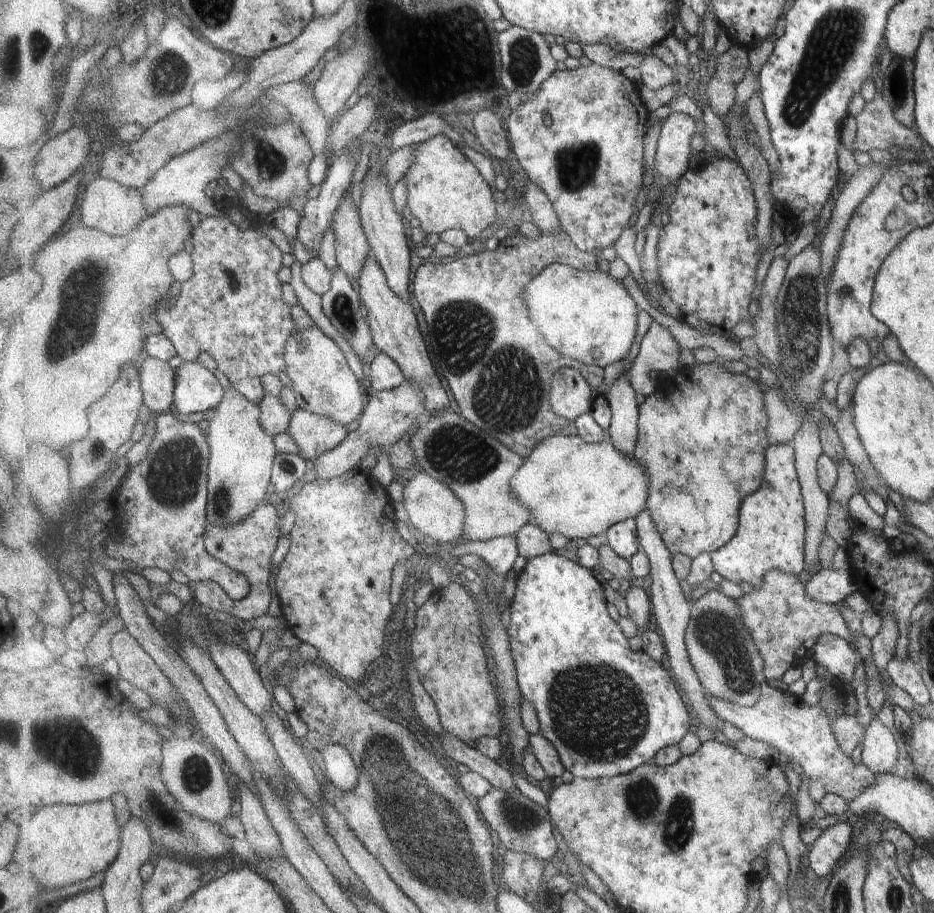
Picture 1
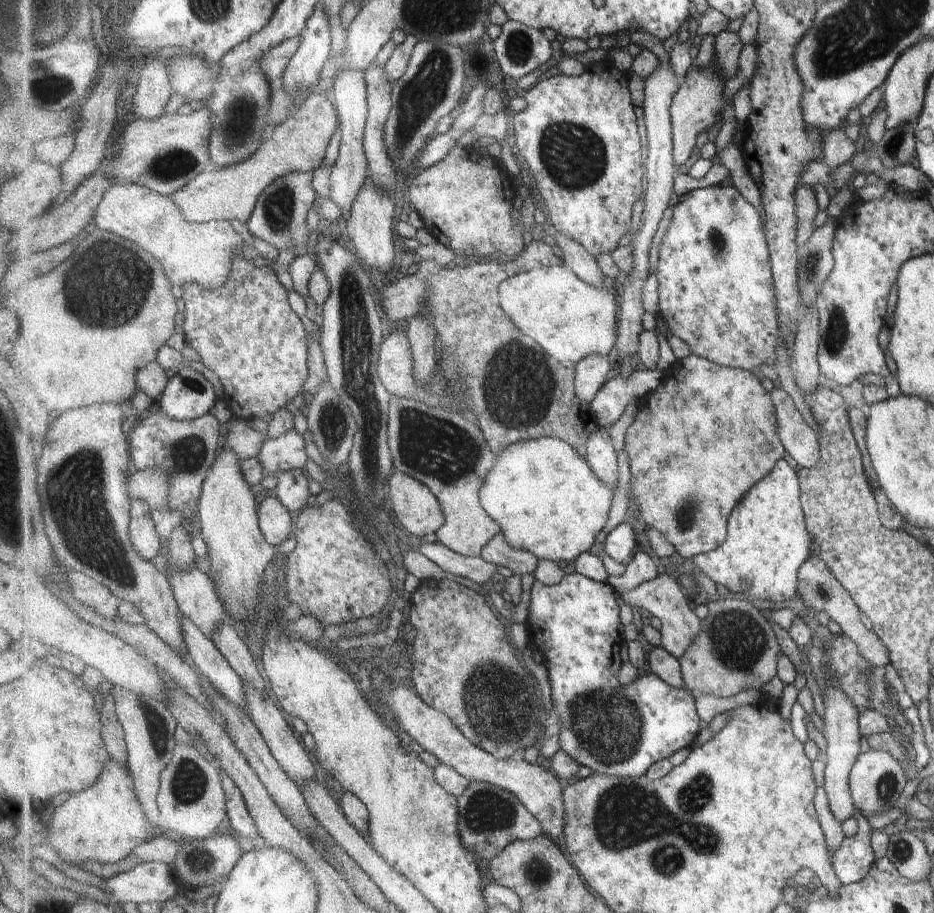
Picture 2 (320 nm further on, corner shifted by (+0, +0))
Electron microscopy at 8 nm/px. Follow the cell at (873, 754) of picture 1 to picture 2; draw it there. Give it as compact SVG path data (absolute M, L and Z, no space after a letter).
M867 750L859 754L849 772L849 792L853 807L861 814L885 814L898 802L907 779L903 776L902 763L887 752Z

